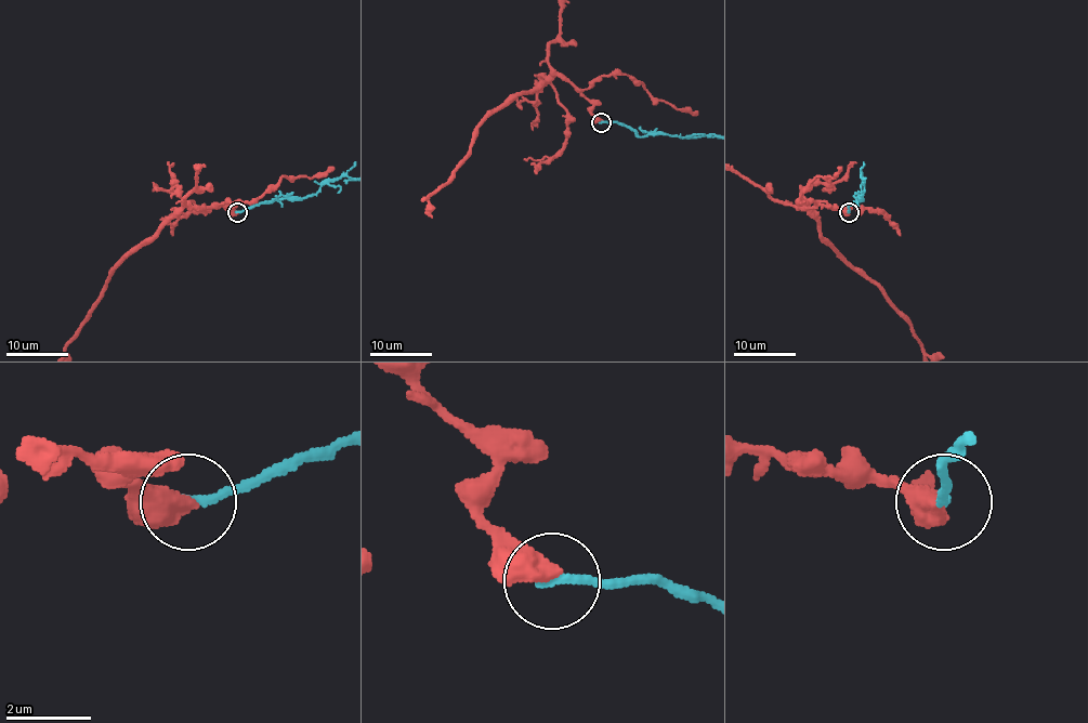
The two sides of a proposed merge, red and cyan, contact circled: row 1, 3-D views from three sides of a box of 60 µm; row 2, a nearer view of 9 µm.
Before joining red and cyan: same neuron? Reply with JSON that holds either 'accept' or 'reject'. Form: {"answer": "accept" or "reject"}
{"answer": "reject"}

